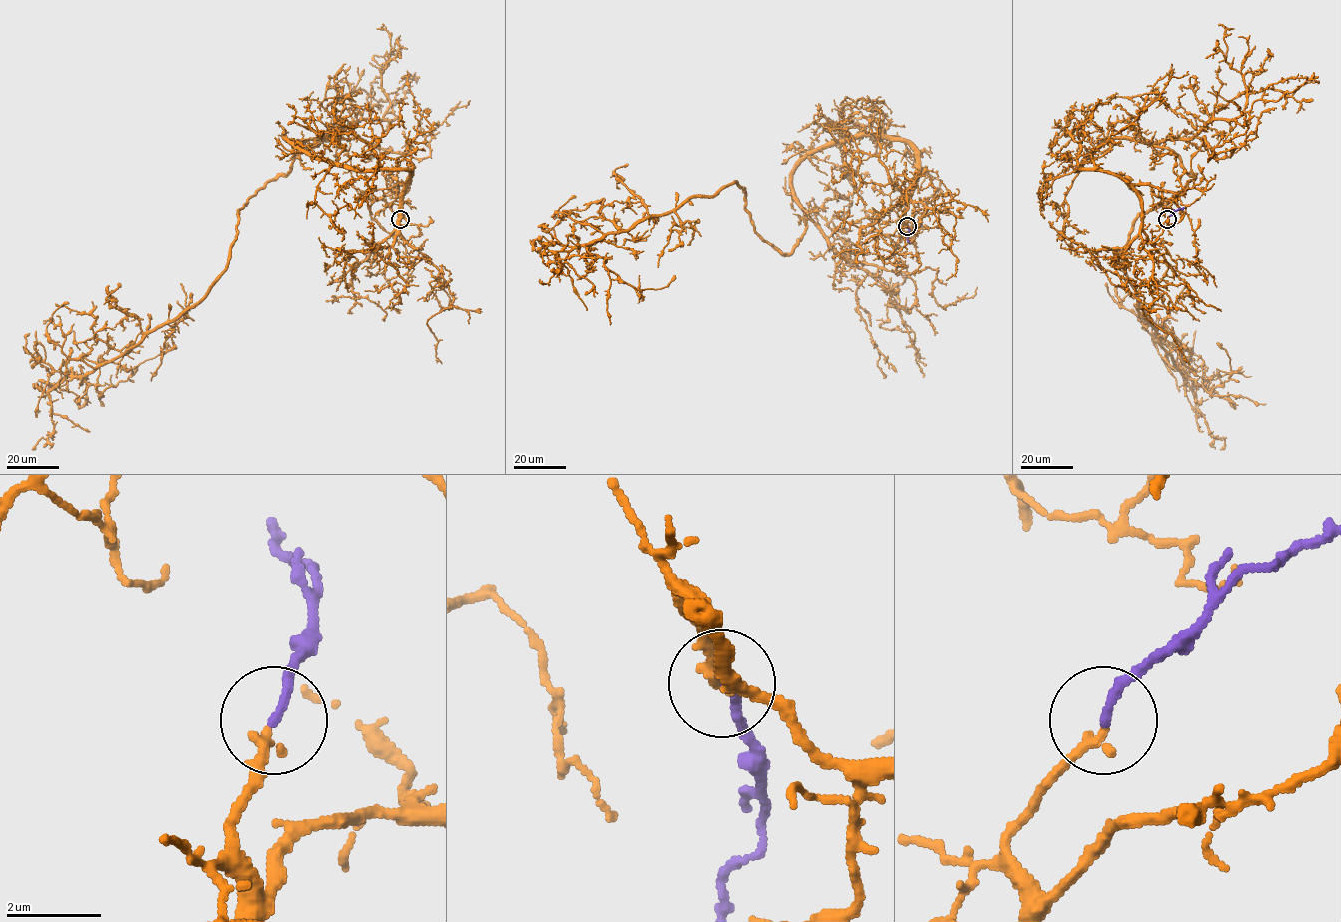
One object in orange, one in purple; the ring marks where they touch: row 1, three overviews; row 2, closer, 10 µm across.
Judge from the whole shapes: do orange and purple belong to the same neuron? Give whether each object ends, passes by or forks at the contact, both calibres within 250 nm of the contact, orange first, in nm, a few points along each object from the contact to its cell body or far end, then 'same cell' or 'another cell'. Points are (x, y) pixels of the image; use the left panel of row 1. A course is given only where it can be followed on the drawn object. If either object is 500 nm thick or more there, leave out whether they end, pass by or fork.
orange ends | purple ends | 240/180 nm | orange via (400, 219), (407, 243), (409, 171), (285, 138), (212, 287), (80, 378), (115, 386), (167, 342) | purple via (400, 219), (402, 207) | same cell

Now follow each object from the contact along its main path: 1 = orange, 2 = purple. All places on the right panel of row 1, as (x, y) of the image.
1: (1167, 219), (1146, 243), (1140, 196), (1077, 169), (1117, 138), (1195, 174), (1123, 269), (1210, 392), (1217, 342)
2: (1167, 219), (1184, 207)

